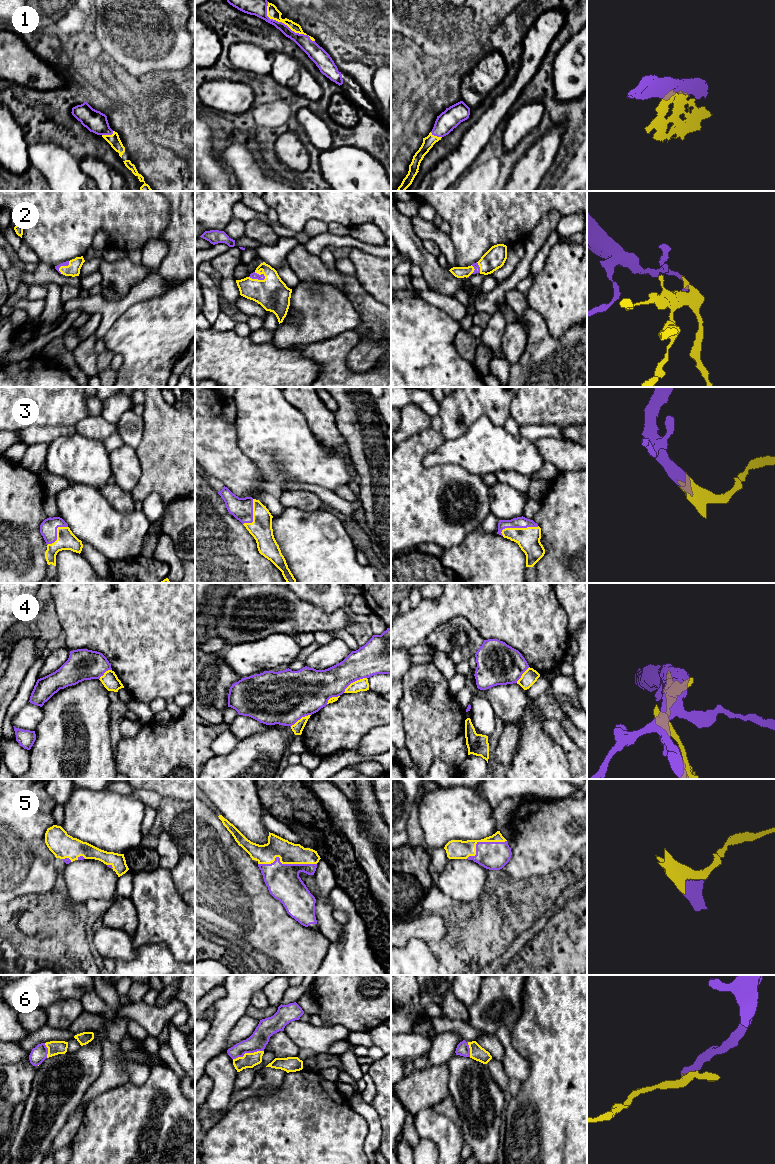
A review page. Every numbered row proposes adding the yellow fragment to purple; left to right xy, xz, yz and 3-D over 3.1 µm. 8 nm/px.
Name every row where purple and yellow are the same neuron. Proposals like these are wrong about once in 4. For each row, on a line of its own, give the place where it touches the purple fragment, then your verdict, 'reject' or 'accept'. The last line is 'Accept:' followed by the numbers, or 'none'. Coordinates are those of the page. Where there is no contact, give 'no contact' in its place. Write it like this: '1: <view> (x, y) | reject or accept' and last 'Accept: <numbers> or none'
1: xz (283, 23) | accept
2: xz (257, 278) | accept
3: yz (519, 527) | accept
4: xz (354, 681) | reject
5: xz (286, 864) | accept
6: xz (248, 1052) | accept
Accept: 1, 2, 3, 5, 6

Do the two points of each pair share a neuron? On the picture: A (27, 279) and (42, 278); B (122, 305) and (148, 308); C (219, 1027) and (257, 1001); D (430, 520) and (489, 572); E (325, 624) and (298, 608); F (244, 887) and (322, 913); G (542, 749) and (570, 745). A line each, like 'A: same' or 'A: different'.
A: same
B: different
C: different
D: different
E: same
F: different
G: different

